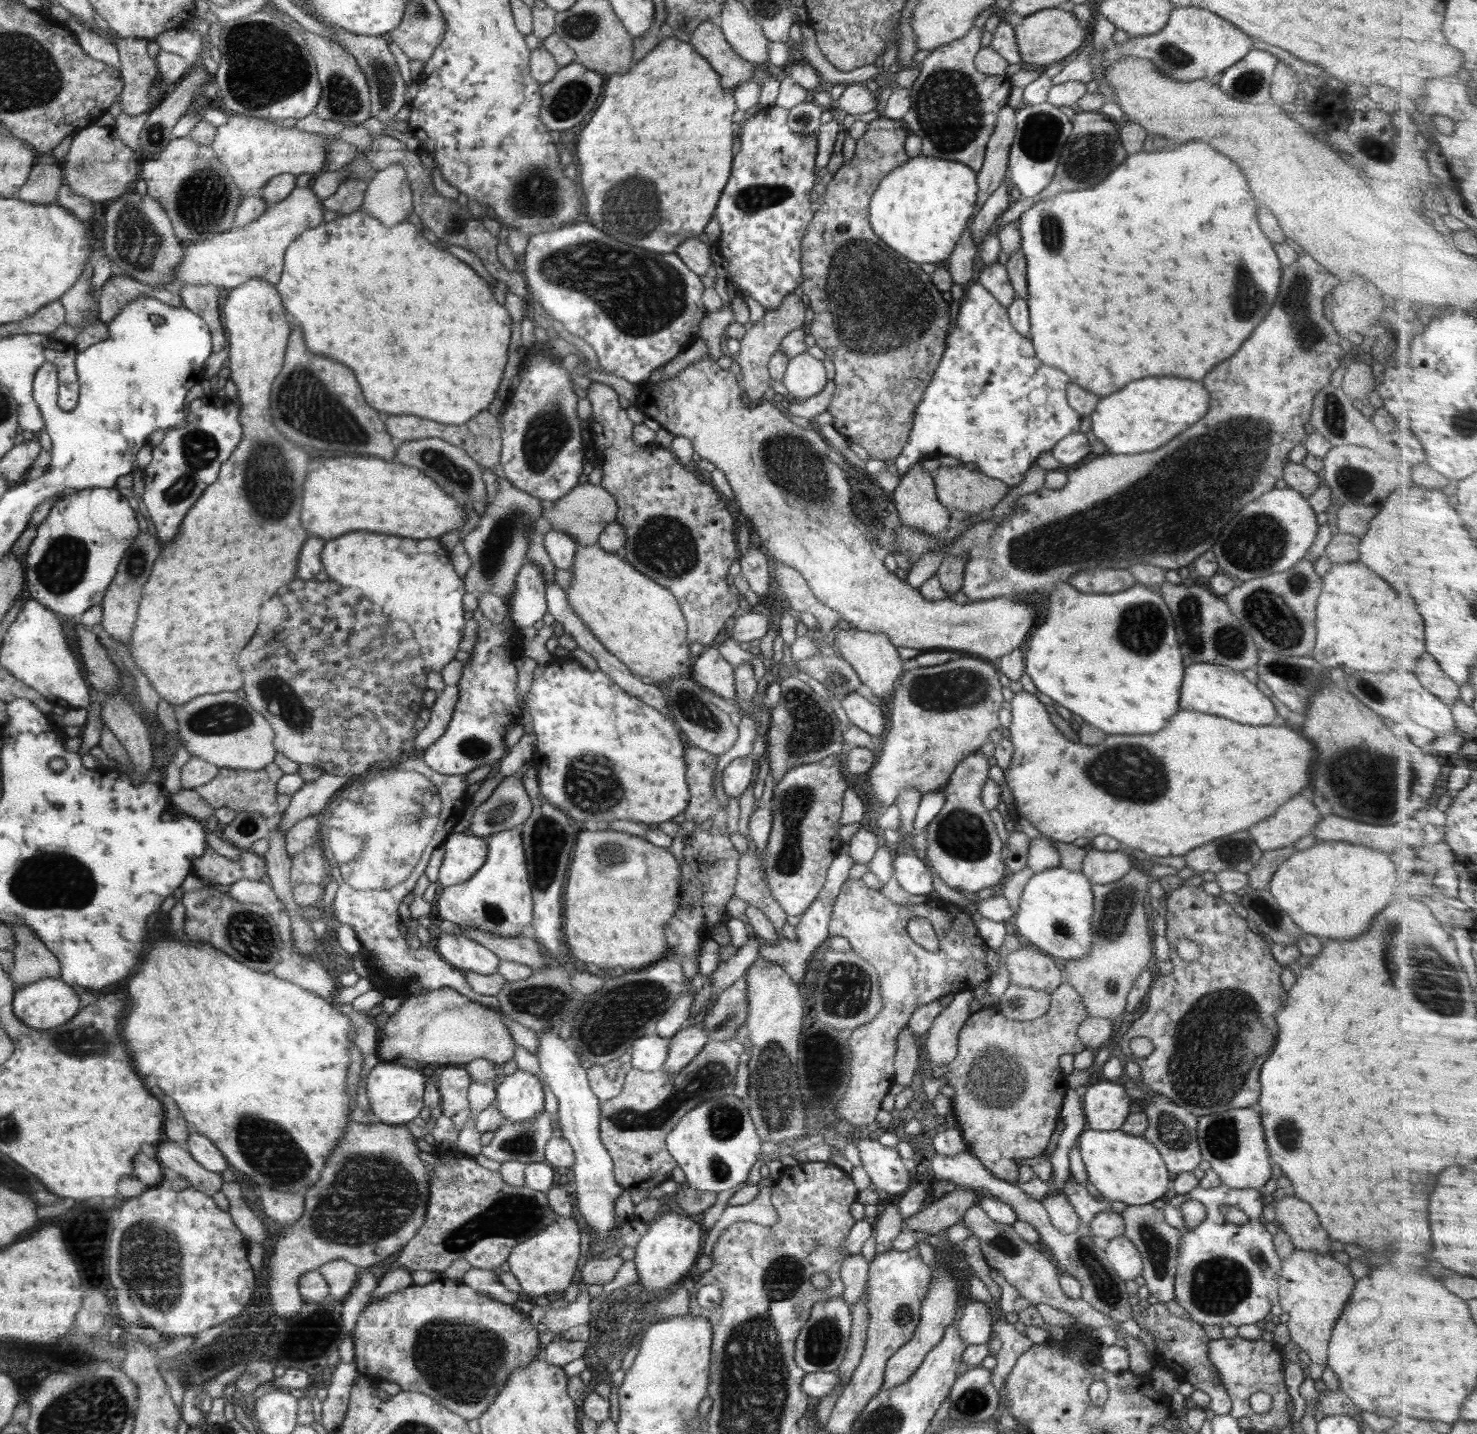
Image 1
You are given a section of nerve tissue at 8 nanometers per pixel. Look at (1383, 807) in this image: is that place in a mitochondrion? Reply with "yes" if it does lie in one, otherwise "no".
yes

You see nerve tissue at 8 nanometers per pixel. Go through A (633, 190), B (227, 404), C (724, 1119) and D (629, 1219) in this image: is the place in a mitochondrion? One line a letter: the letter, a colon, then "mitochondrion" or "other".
A: mitochondrion
B: other
C: mitochondrion
D: other

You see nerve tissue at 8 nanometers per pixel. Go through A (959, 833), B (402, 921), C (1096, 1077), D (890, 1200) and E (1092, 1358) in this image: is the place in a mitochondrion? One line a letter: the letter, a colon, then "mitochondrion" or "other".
A: mitochondrion
B: other
C: other
D: other
E: other

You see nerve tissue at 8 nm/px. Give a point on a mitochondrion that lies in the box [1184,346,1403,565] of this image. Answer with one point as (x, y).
(1355, 482)

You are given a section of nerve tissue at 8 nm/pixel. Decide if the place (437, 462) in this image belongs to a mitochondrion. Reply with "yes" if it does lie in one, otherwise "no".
yes

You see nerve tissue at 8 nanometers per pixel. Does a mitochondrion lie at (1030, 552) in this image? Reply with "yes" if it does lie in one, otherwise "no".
yes

